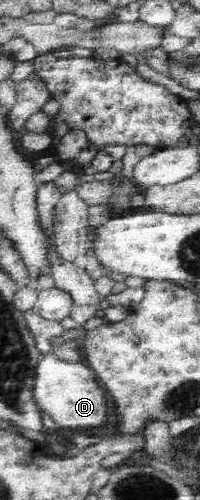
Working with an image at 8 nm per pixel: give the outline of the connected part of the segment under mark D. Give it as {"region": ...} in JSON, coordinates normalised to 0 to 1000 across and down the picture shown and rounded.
{"region":[[[215,708],[175,730],[160,794],[195,820],[245,828],[300,856],[505,856],[545,842],[535,784],[490,772],[475,746],[445,730],[400,724],[325,724],[255,708]]]}

